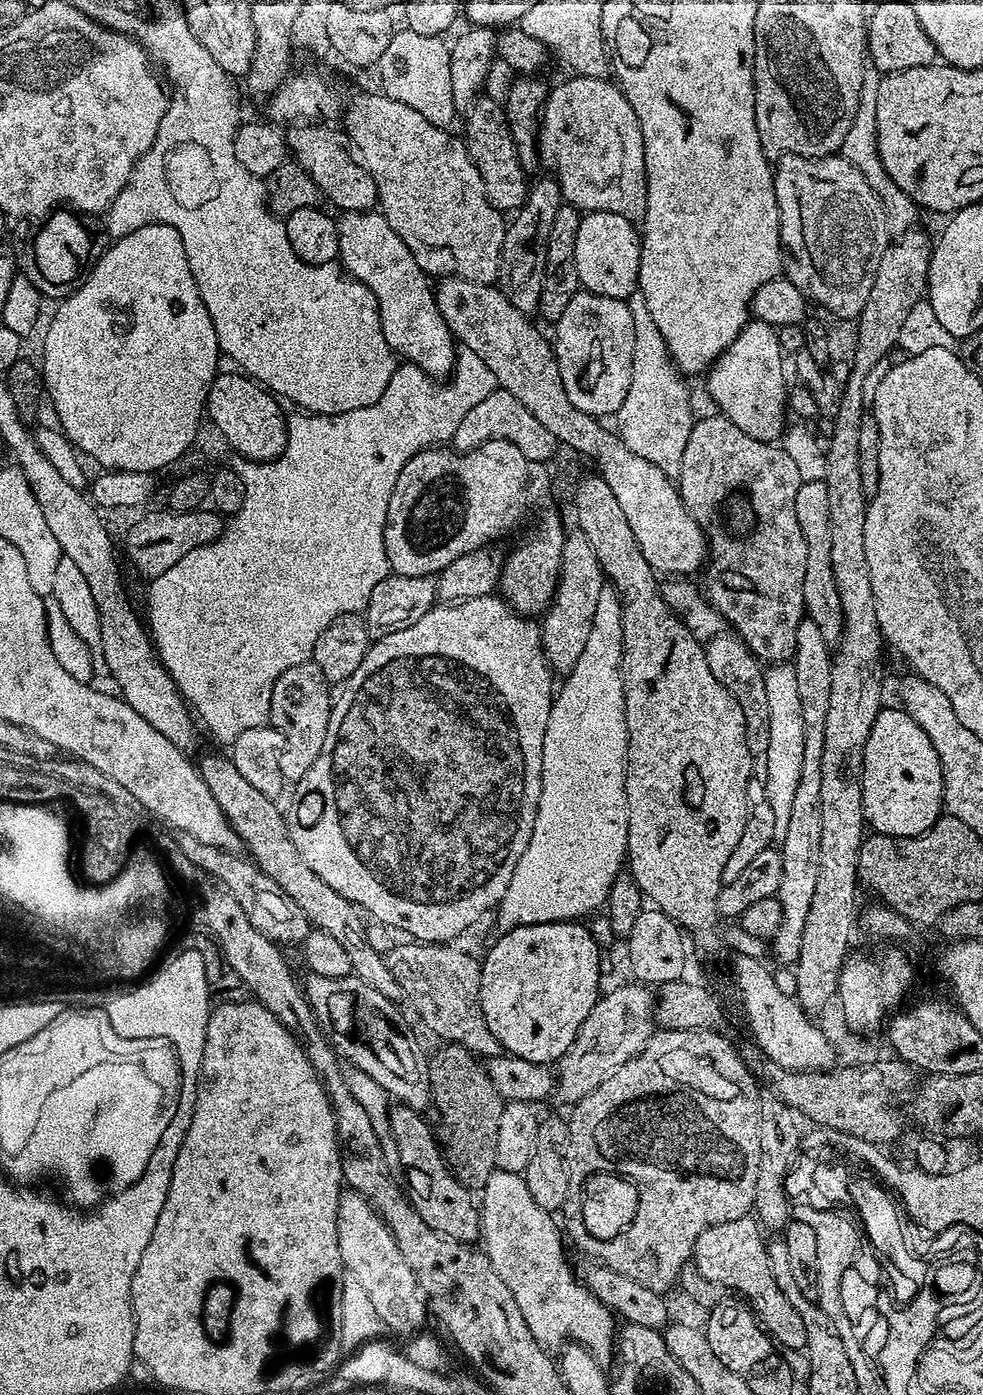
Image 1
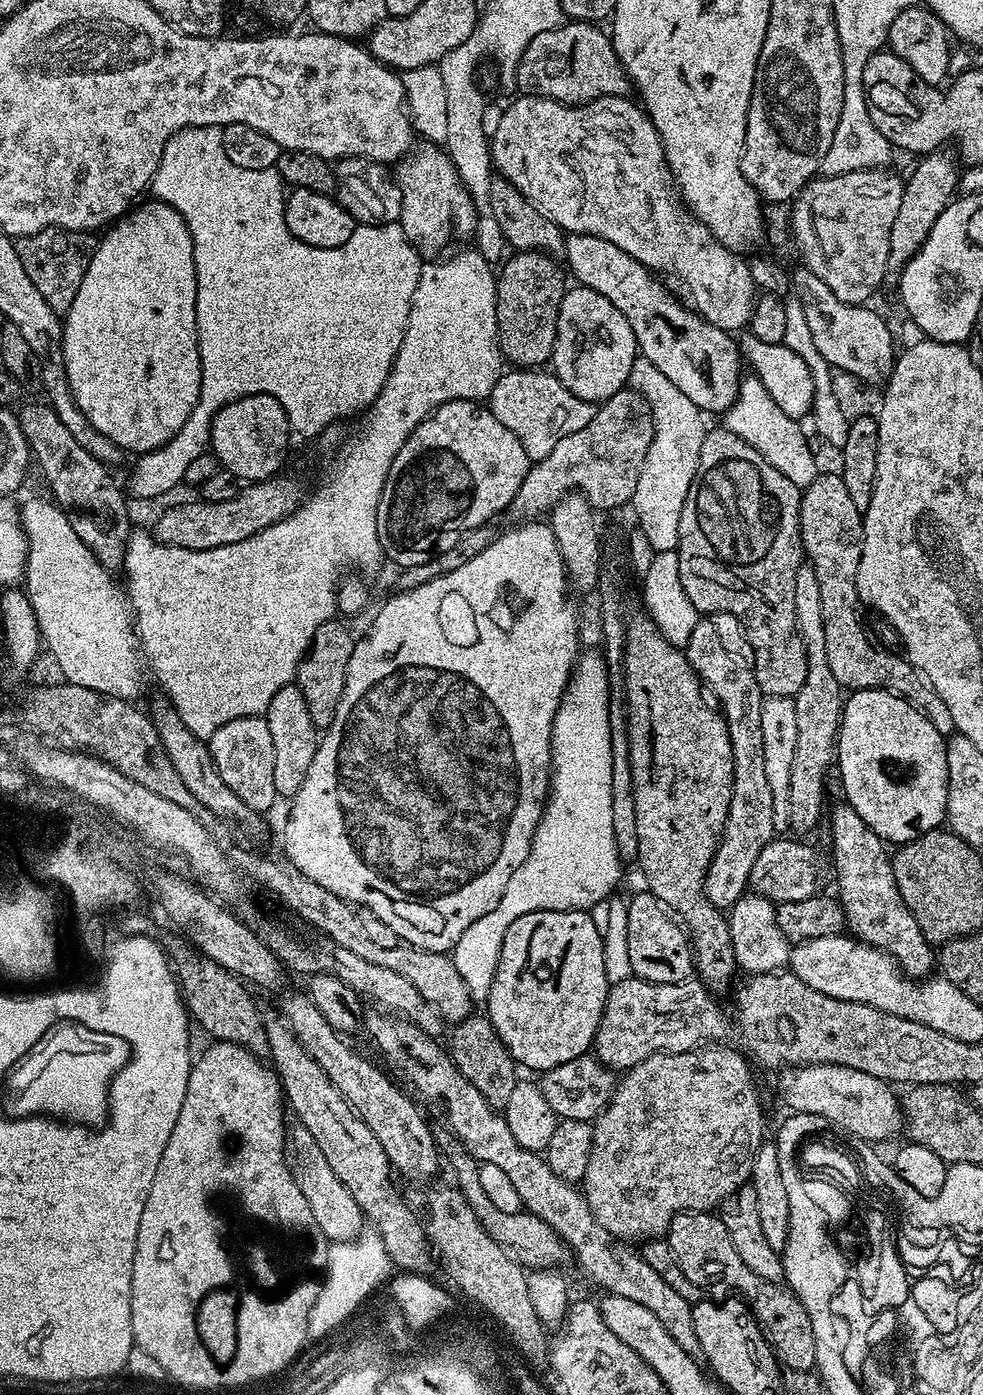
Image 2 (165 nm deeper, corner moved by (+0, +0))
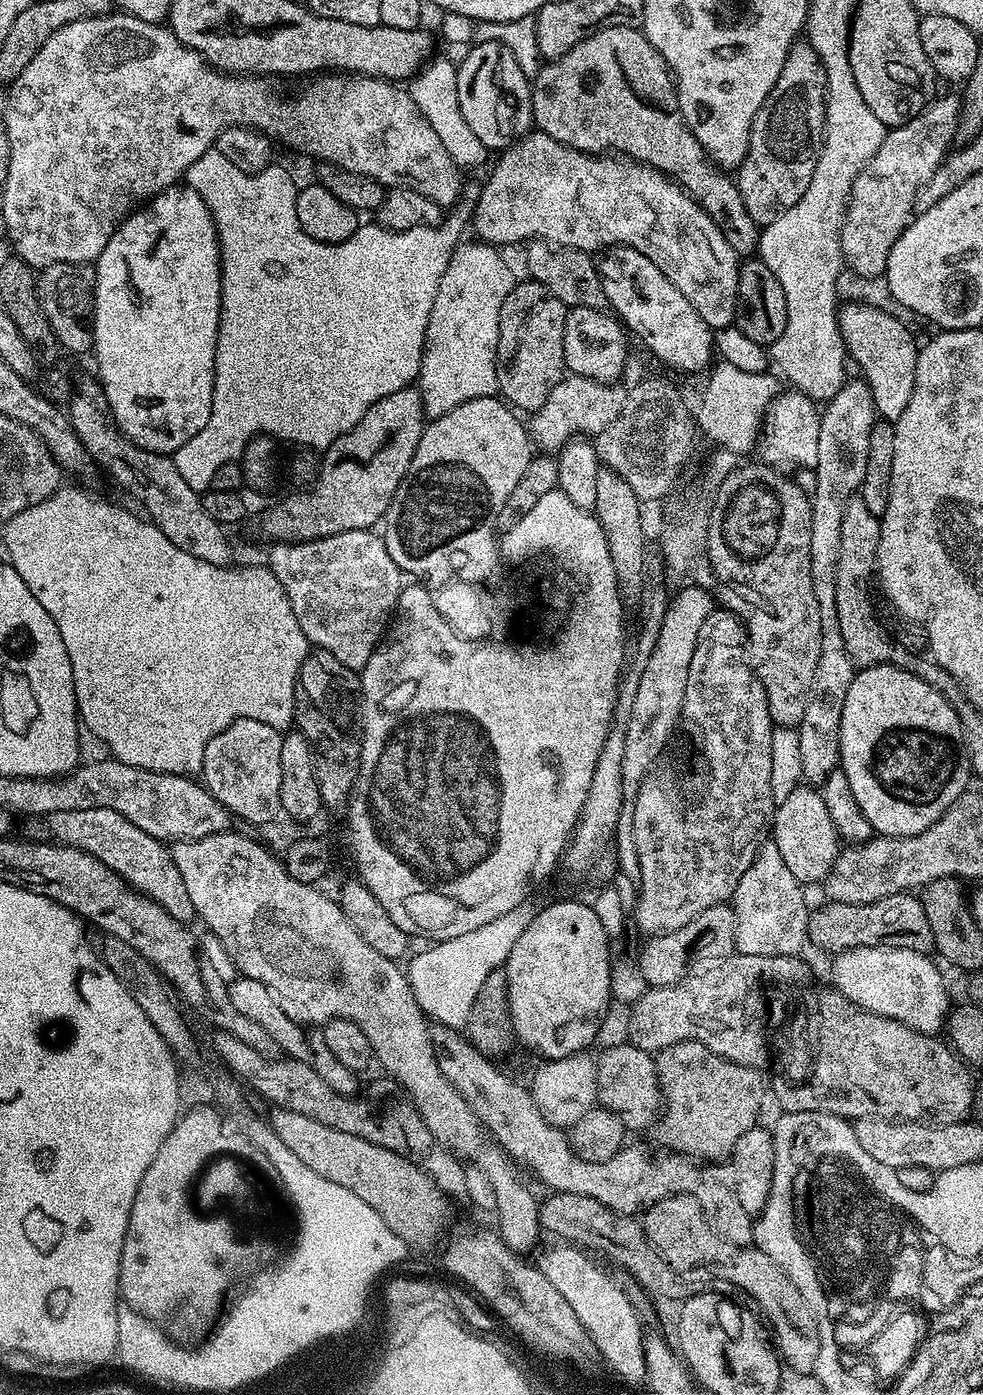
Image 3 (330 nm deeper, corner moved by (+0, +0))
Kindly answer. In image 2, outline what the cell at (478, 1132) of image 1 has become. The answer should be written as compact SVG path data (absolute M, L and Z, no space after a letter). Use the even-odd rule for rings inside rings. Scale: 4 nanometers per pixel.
M471 1014L451 1030L453 1032L450 1055L458 1070L471 1084L478 1086L478 1090L482 1090L482 1098L486 1098L491 1108L504 1109L506 1102L510 1102L510 1094L514 1091L514 1086L518 1083L518 1075L516 1076L518 1065L512 1059L510 1050L506 1050L502 1038L498 1038L487 1015Z

